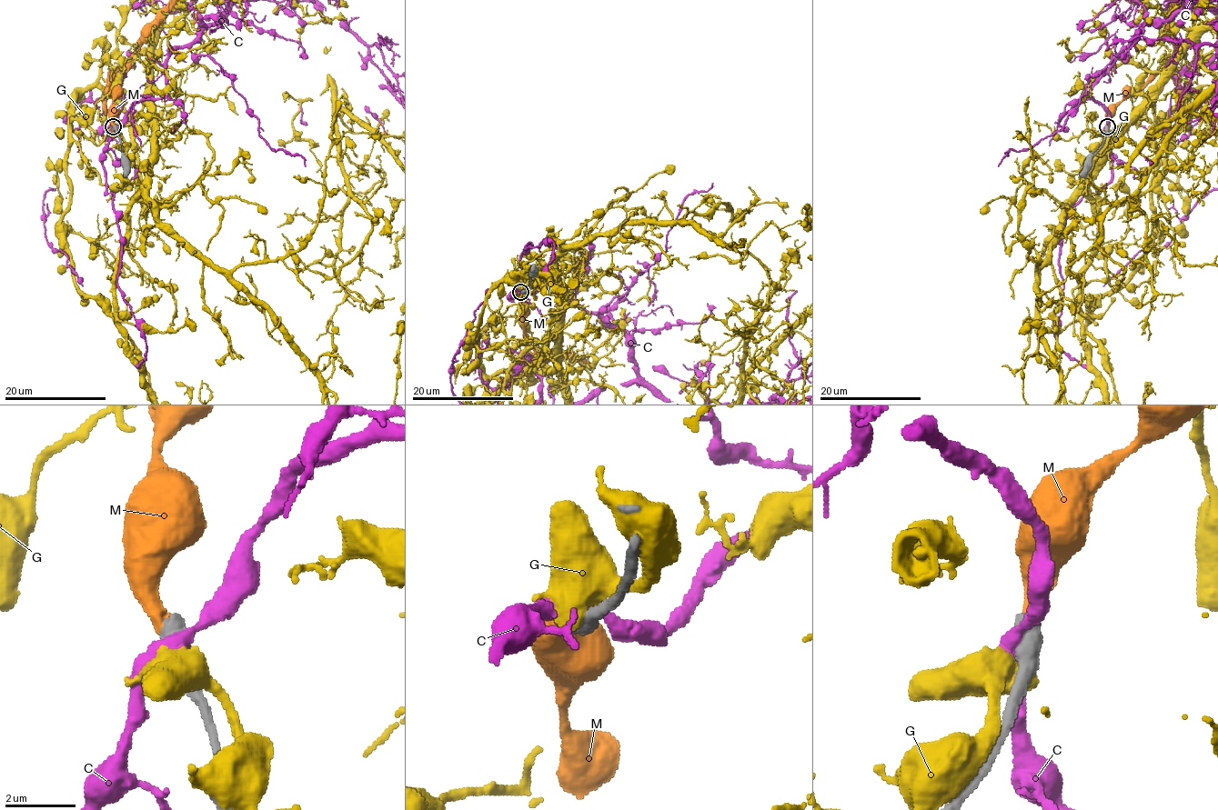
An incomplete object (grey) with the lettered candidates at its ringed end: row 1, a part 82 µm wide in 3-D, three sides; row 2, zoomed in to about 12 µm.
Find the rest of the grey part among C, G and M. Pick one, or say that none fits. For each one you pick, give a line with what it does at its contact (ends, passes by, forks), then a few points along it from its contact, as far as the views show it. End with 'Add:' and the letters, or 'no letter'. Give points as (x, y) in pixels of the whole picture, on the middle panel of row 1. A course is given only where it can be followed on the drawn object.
M: It ends there
Add: M

